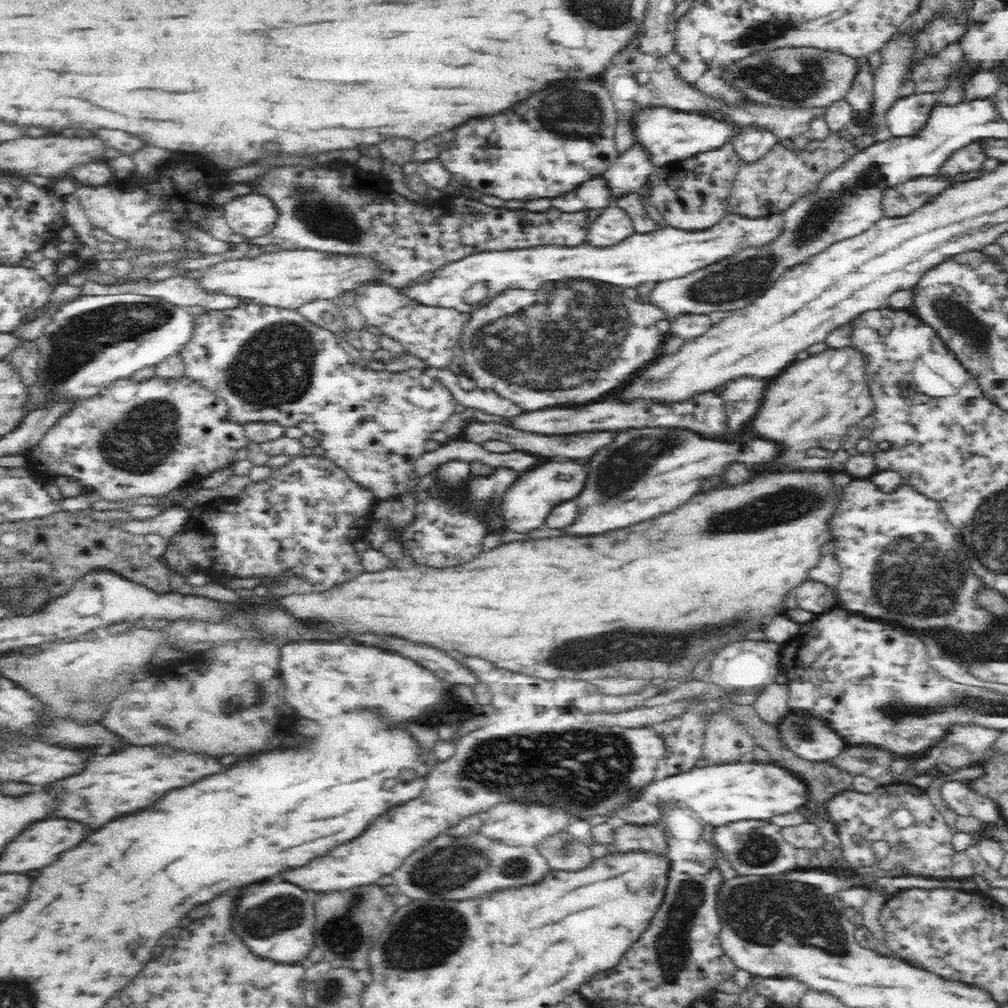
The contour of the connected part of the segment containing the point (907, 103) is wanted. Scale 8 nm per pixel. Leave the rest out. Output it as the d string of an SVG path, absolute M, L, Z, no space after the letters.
M952 80L943 93L916 93L902 96L887 112L886 121L889 133L894 137L916 135L925 123L937 103L940 105L955 104L963 101L960 85Z

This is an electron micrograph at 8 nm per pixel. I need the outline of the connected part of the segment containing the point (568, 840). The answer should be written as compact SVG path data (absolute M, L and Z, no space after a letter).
M561 830L560 834L553 834L537 846L552 870L578 872L592 864L592 848L588 848L588 844L577 841L572 836L570 832Z

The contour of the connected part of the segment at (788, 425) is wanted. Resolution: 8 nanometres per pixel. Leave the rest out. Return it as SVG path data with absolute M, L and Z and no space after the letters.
M855 346L844 348L824 348L820 354L808 354L792 362L778 378L772 378L772 386L766 388L764 400L758 409L758 414L748 426L745 434L758 434L764 438L775 439L783 442L786 450L779 458L779 465L775 468L764 468L764 473L769 471L781 472L788 470L826 470L832 462L836 450L841 449L845 435L857 427L859 423L866 423L866 418L872 415L875 408L874 395L871 394L870 383L867 377L867 354Z

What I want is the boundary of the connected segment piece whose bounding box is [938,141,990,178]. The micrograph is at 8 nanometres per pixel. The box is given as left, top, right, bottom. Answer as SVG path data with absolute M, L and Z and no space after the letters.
M974 141L964 148L954 151L944 162L938 176L942 178L955 178L956 175L972 174L981 171L989 164L988 158L982 153L980 141Z

